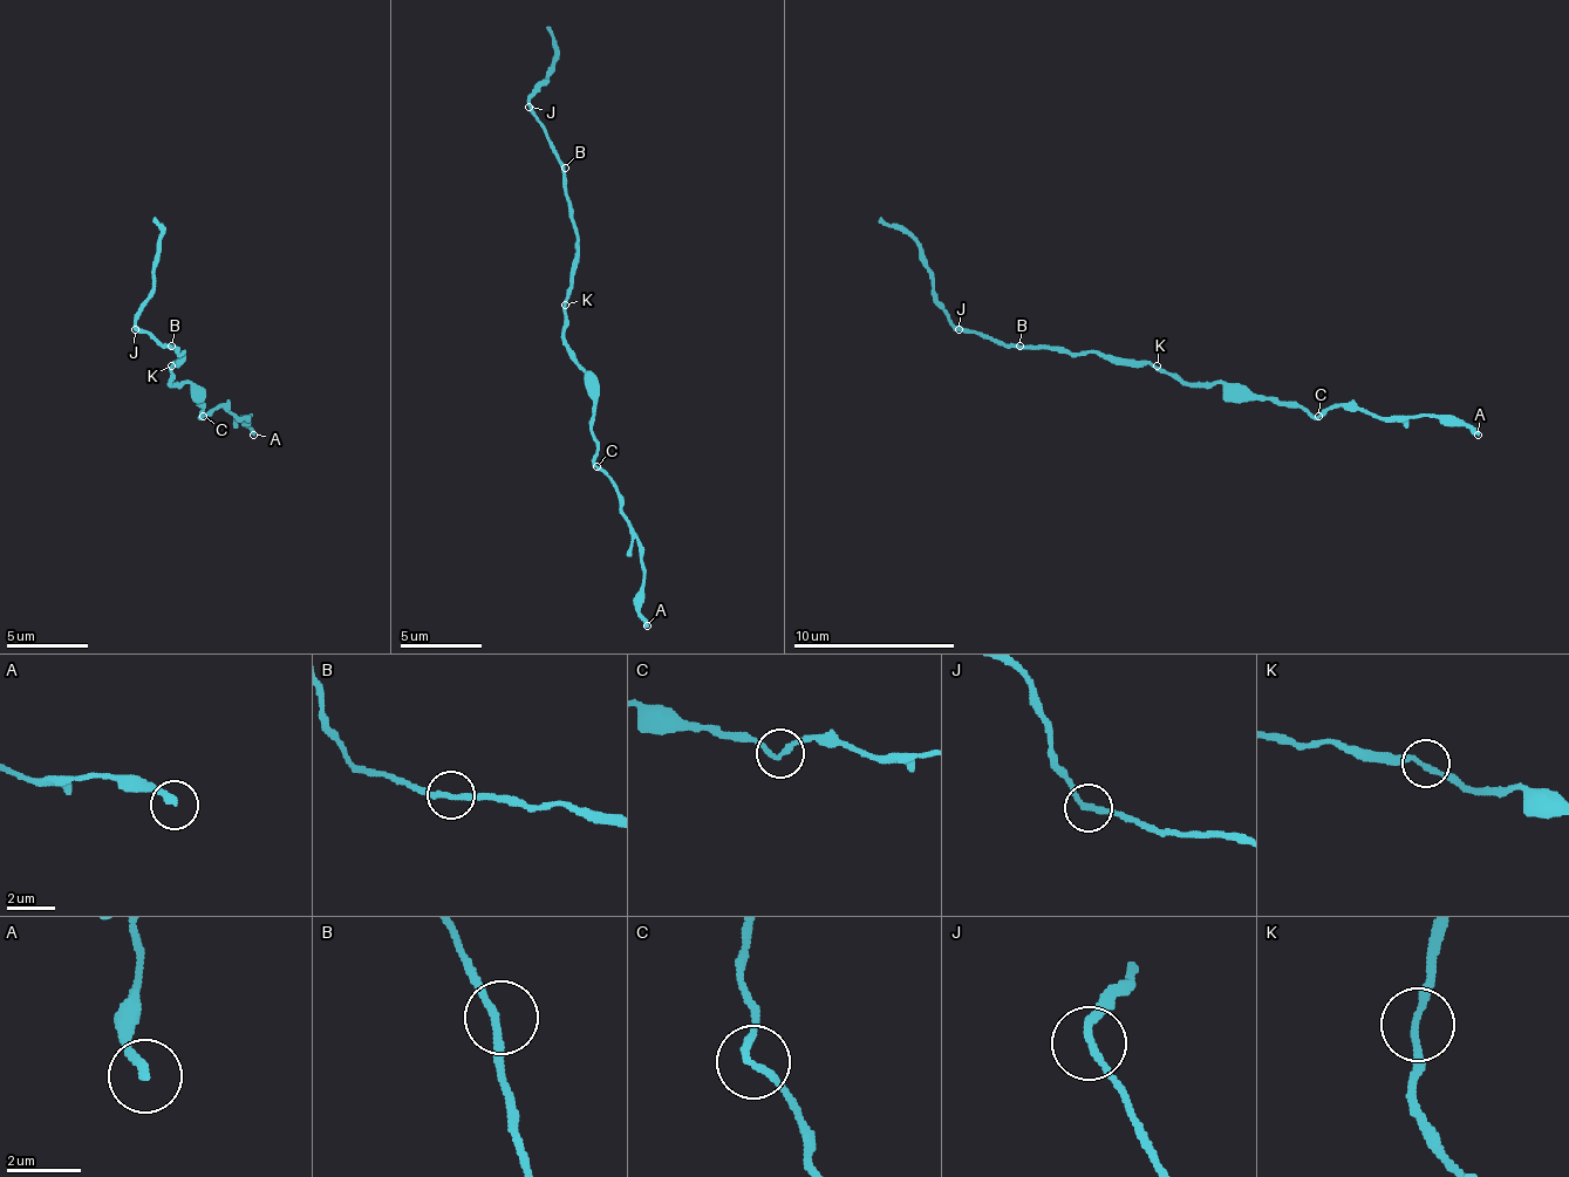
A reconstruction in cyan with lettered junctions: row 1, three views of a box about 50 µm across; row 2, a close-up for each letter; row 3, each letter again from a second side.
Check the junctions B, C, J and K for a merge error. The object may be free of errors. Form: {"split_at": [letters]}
{"split_at": []}

